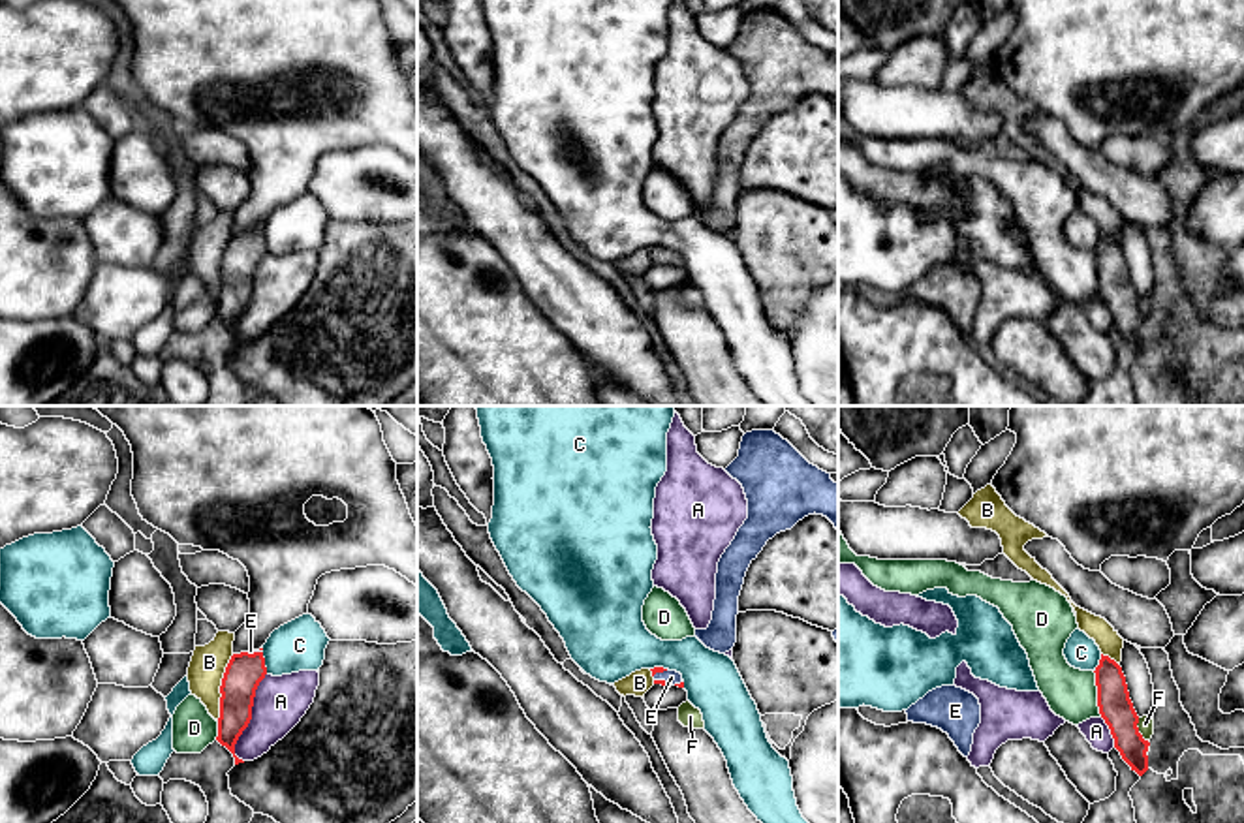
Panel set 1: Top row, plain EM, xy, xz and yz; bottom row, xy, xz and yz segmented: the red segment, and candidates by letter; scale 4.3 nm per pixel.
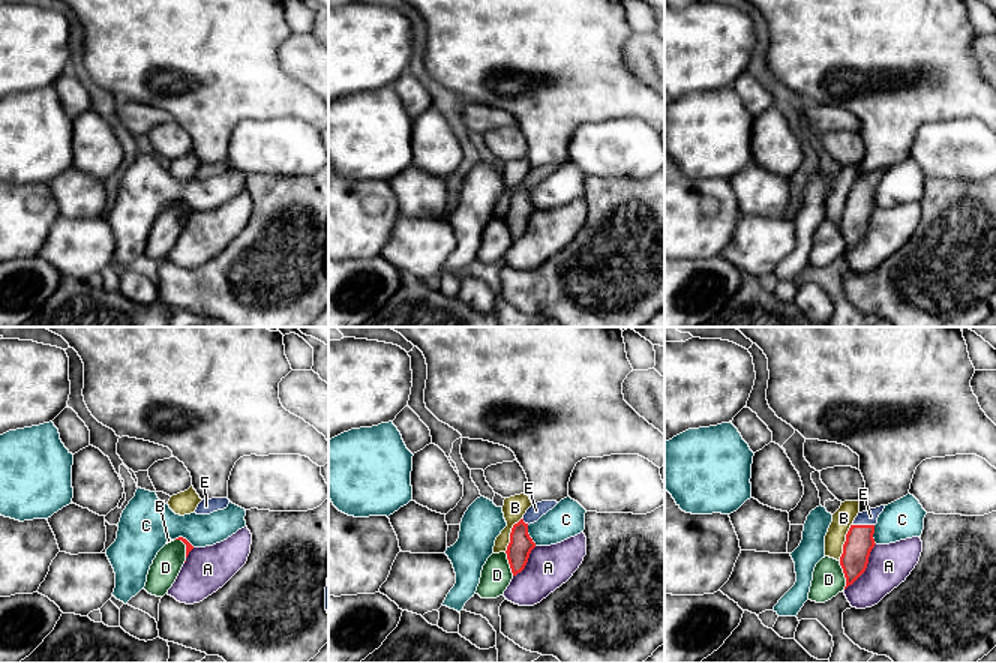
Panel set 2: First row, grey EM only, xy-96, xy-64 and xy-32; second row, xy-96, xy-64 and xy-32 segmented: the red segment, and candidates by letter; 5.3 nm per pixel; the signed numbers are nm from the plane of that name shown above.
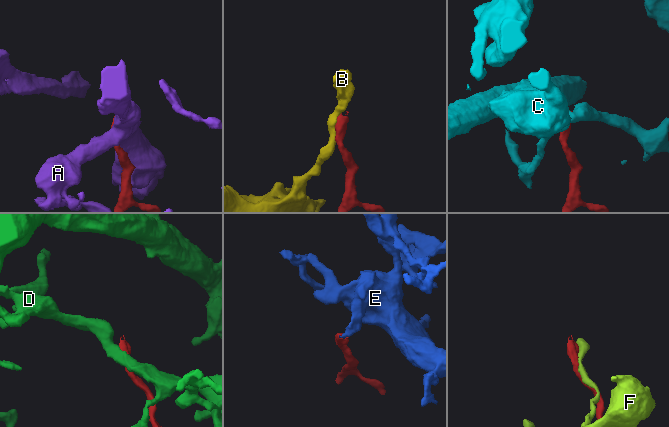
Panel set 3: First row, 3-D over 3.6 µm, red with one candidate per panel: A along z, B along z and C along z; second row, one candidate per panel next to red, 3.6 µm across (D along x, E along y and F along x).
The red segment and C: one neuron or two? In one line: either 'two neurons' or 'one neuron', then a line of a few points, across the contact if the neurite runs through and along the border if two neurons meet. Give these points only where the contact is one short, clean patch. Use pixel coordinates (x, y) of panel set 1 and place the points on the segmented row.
two neurons | xy (262, 649), (267, 673)

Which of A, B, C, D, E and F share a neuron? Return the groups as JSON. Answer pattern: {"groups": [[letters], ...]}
{"groups": [["A"], ["B"], ["C"], ["D"], ["E"], ["F"]]}

